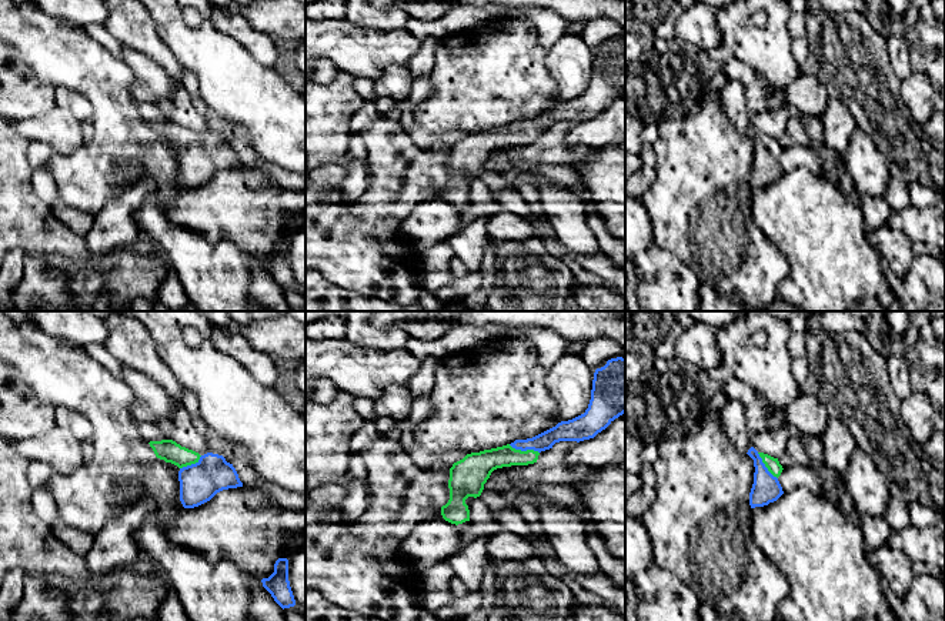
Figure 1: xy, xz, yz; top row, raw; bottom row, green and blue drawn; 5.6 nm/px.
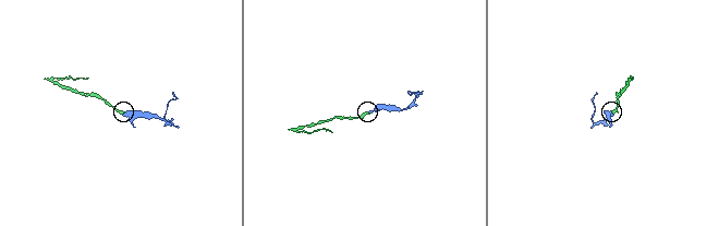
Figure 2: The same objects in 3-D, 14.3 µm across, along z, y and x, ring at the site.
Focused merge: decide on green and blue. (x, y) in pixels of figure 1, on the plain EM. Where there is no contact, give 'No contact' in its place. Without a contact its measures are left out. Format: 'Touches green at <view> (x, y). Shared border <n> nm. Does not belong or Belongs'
Touches green at xz (524, 132). Shared border 180 nm. Belongs

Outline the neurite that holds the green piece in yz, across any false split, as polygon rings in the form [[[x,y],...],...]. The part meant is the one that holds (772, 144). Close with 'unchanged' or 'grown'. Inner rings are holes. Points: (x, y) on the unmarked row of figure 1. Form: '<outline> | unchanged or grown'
[[[751,127],[747,133],[754,140],[754,164],[749,173],[751,188],[764,187],[777,181],[782,174],[782,167],[778,157],[782,153],[782,146],[778,138],[758,133]]] | grown

